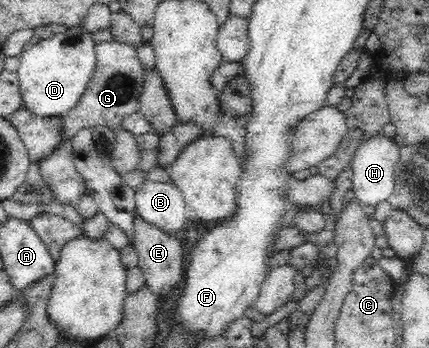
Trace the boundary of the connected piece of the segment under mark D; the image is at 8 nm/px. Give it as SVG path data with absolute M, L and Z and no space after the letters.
M81 22L66 27L63 32L39 39L37 43L32 44L31 48L20 52L21 63L16 73L19 75L19 81L21 81L23 107L41 116L63 116L77 106L85 93L93 72L95 72L95 66L97 66L95 46L98 42L95 41L93 34L94 32L89 31Z

